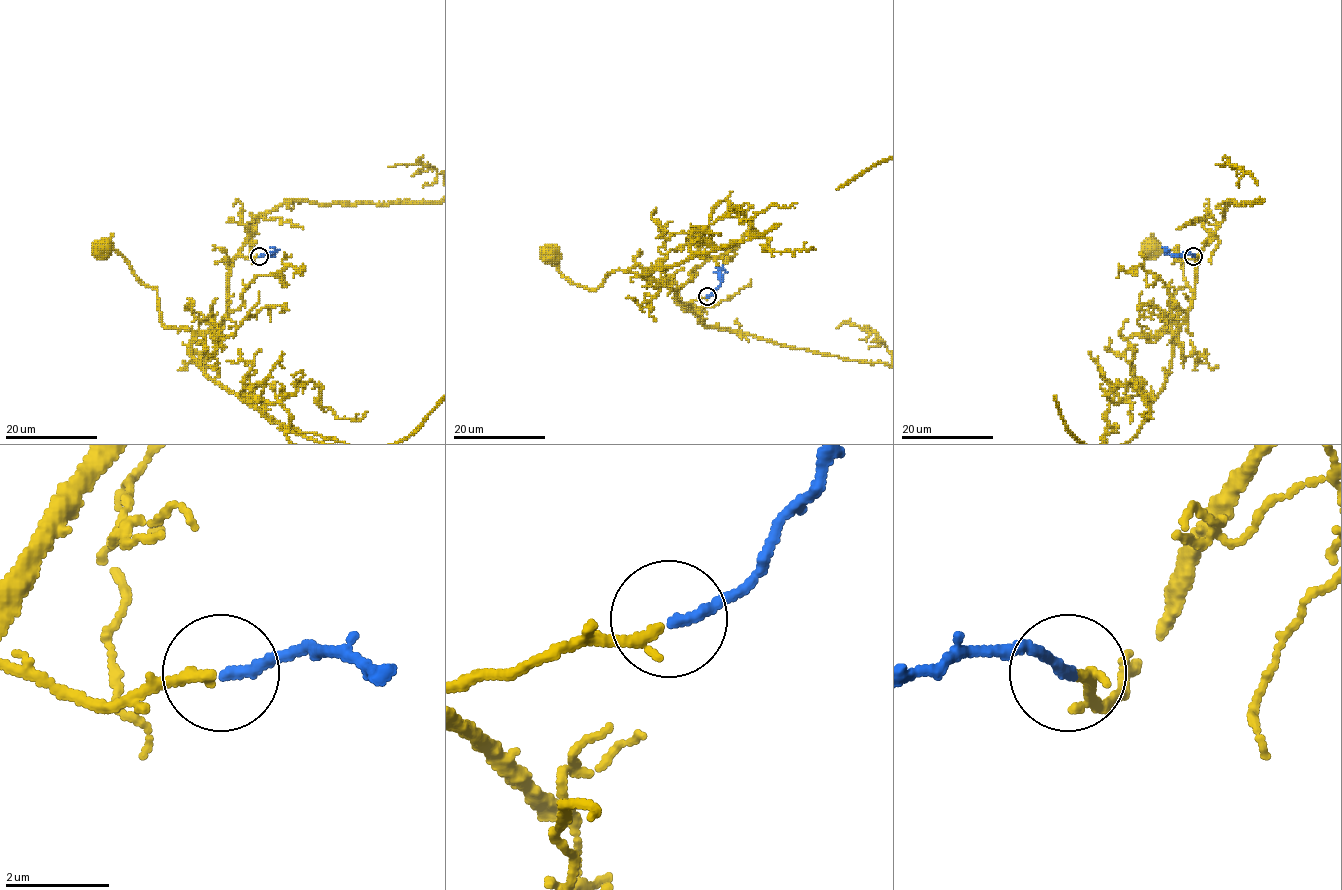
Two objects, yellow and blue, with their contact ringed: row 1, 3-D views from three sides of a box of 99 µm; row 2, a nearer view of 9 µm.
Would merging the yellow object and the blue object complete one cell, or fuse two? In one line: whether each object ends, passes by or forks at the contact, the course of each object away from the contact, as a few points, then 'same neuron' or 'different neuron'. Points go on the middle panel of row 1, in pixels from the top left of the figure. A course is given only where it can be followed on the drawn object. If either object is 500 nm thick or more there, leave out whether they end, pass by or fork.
yellow ends | blue ends | yellow via (707, 297), (682, 302), (662, 283), (615, 269), (598, 287), (588, 289), (571, 283), (551, 256) | blue via (707, 296), (721, 283), (719, 270), (722, 268), (719, 267) | same neuron

